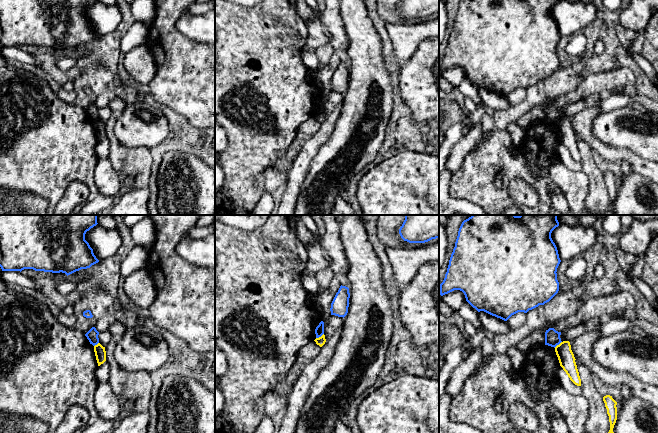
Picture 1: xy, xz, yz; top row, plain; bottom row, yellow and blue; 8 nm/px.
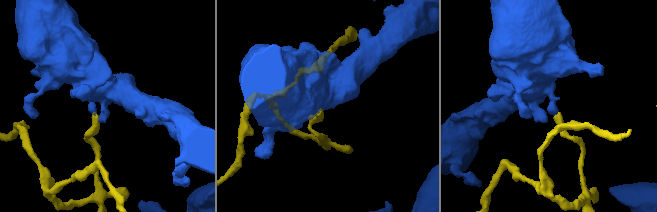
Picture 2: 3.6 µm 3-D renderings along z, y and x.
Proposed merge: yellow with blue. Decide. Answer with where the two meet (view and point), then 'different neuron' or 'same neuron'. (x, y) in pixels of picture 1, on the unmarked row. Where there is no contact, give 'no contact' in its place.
xz (319, 113) | different neuron

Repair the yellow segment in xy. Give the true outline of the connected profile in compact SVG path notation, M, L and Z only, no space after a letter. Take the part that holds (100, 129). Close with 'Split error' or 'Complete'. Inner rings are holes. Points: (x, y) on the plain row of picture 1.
M98 119L97 121L94 122L94 128L98 142L100 142L106 137L105 123L103 123L100 119Z. Complete

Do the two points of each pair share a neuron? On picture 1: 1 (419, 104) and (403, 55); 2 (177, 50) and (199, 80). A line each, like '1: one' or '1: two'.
1: two
2: one

